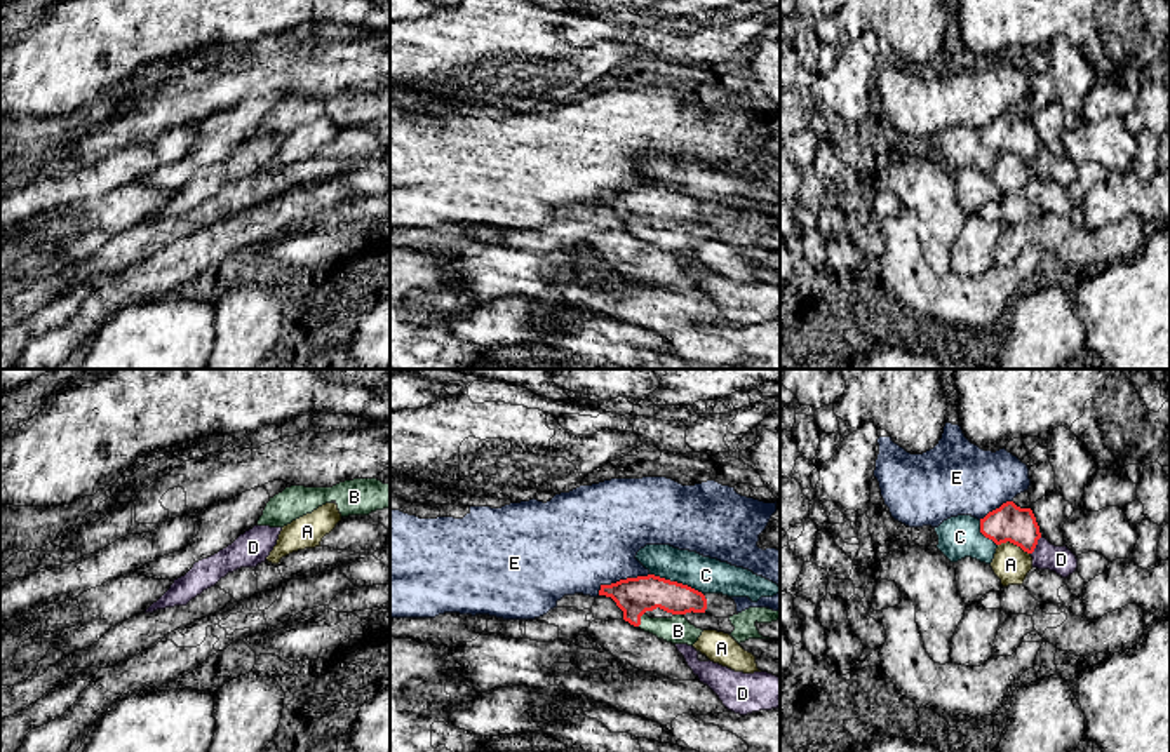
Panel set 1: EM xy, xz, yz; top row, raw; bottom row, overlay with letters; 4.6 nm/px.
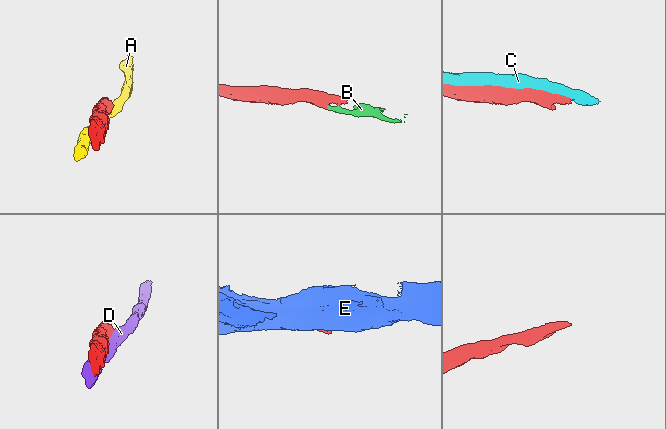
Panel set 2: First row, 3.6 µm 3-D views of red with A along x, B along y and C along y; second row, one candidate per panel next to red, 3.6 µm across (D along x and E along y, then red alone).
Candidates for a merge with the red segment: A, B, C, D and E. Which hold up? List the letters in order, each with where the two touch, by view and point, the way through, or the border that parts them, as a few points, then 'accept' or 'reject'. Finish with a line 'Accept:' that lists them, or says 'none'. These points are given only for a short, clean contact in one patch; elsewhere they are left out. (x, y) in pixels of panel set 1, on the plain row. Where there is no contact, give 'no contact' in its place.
A: contact yz (1014, 154); reject
B: contact xz (639, 230); accept
C: contact xz (676, 192); reject
D: contact yz (1036, 154); reject
E: contact xz (622, 190); reject
Accept: B

